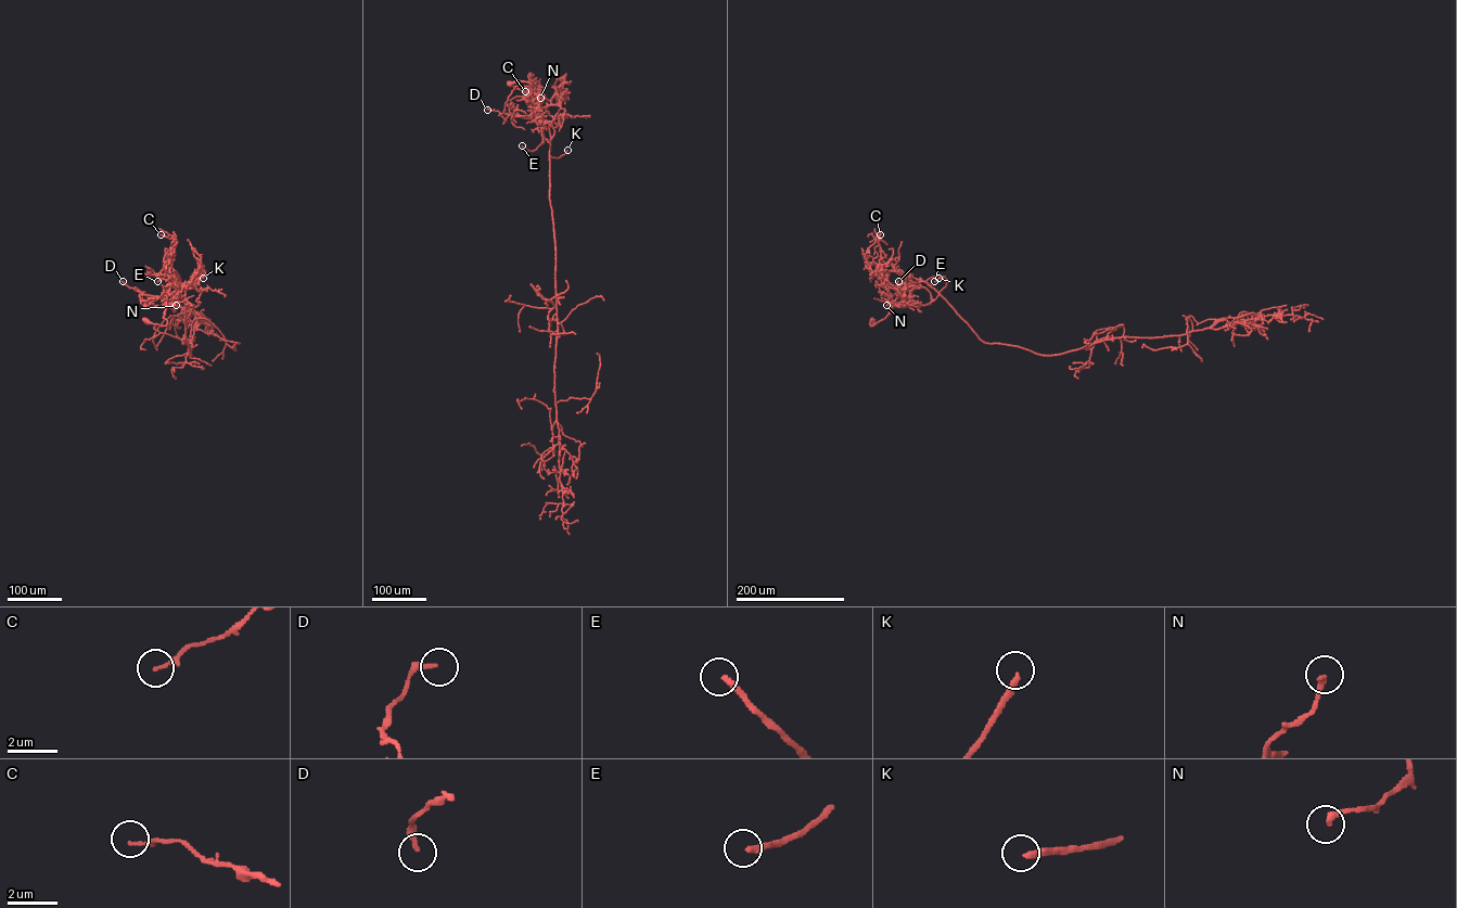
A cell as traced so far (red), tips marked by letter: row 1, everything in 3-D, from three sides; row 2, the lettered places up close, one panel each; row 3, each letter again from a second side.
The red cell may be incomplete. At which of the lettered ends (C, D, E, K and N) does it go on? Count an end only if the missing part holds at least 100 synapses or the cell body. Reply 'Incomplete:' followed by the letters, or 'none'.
Incomplete: K

